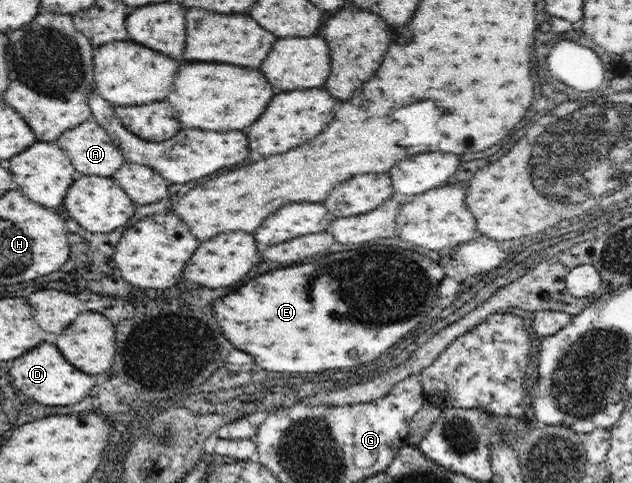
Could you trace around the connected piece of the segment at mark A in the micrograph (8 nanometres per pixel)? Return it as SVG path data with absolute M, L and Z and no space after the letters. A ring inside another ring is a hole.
M96 120L83 121L55 141L66 150L75 171L84 176L112 177L126 161L125 155Z

